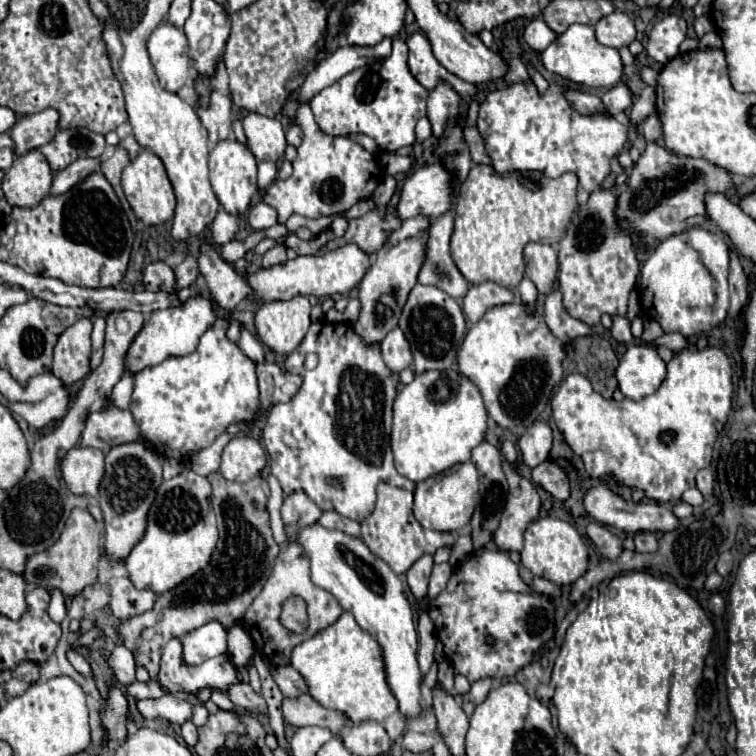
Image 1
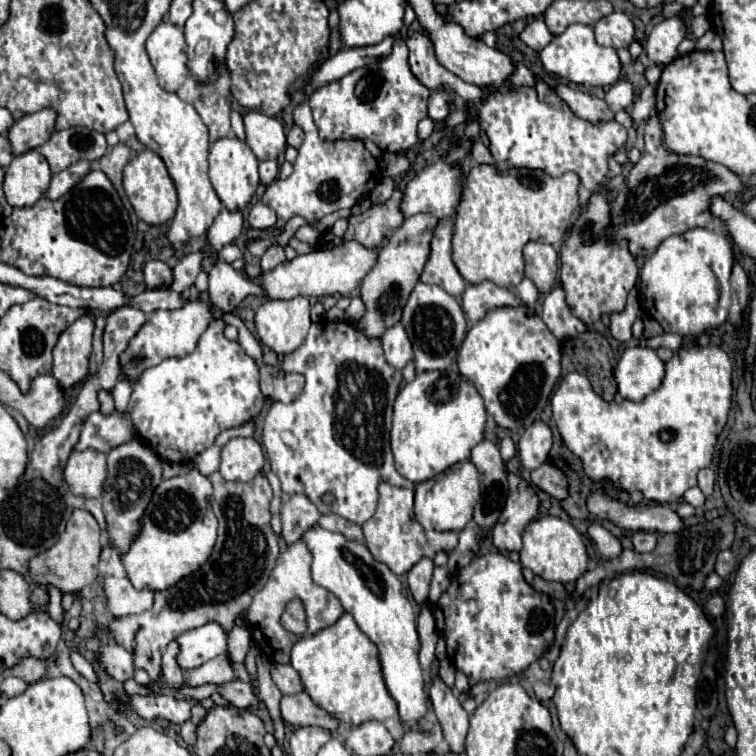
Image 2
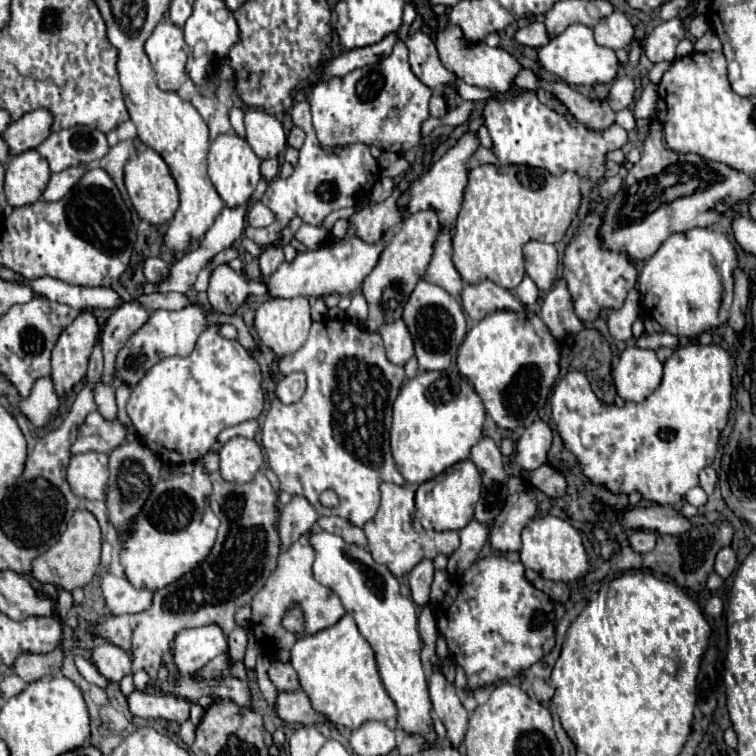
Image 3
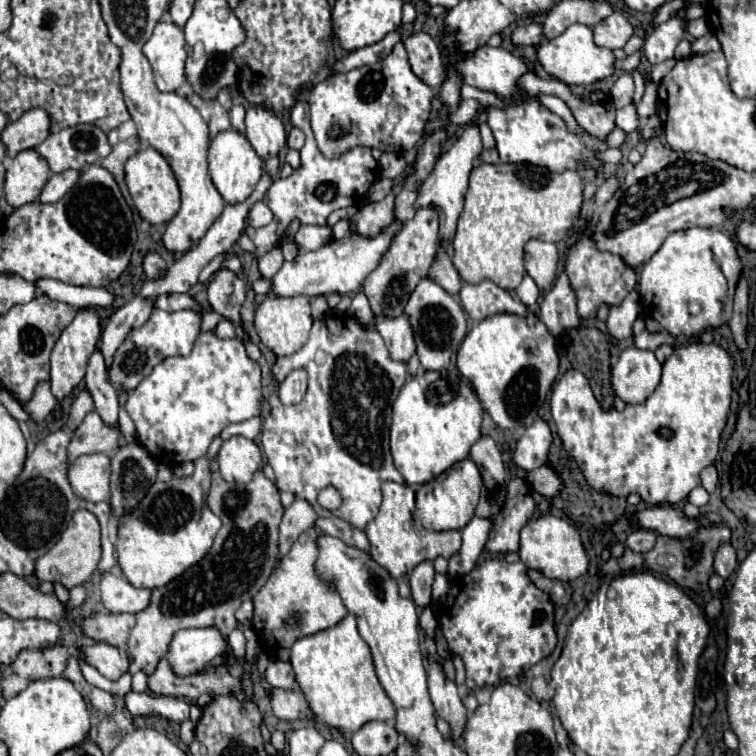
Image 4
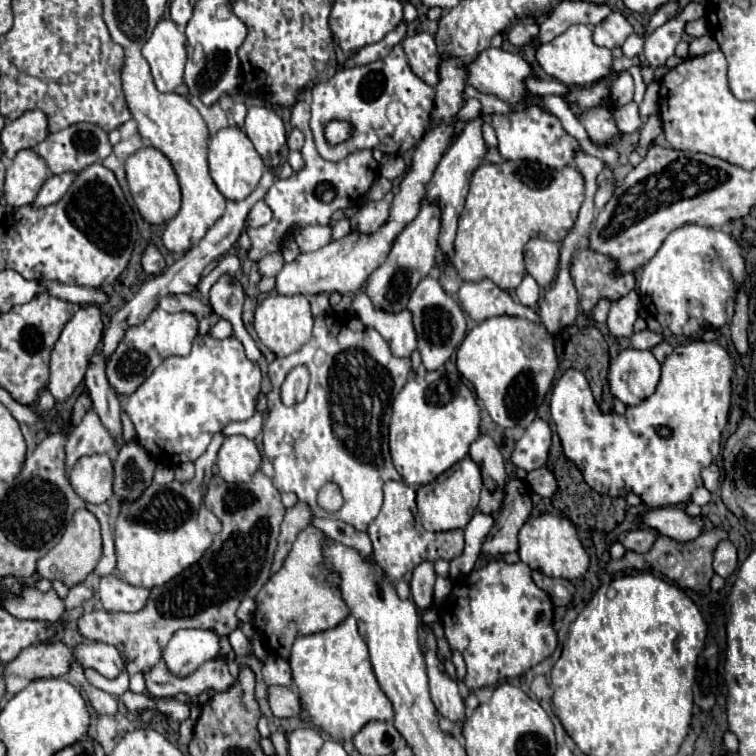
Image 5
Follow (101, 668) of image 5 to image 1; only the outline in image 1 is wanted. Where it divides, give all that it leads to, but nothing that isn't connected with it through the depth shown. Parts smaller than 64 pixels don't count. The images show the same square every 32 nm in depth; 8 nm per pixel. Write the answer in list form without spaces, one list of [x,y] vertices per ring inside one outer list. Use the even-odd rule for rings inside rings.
[[[114,646],[114,650],[106,654],[106,662],[114,670],[114,678],[120,684],[128,686],[136,682],[136,662],[132,652],[126,646]]]

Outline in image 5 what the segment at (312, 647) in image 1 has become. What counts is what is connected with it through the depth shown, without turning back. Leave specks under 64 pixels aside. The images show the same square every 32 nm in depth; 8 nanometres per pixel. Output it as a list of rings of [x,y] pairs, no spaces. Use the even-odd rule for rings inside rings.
[[[348,616],[330,630],[298,636],[288,662],[292,666],[294,684],[300,690],[306,714],[312,724],[320,726],[330,738],[350,740],[366,722],[394,718],[392,702],[382,692],[374,676],[368,646],[358,634],[354,616]]]

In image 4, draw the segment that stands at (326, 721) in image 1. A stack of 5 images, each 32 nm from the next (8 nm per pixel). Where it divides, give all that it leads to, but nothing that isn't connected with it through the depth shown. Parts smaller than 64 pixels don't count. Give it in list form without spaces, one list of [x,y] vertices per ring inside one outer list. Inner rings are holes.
[[[272,690],[272,710],[280,720],[294,722],[294,720],[314,720],[308,702],[300,690]]]

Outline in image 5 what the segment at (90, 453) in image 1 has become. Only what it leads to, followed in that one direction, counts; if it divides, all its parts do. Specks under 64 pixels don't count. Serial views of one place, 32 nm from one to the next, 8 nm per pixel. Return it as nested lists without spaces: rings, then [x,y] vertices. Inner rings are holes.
[[[106,454],[82,456],[70,470],[74,492],[92,504],[102,504],[112,498],[112,460]]]

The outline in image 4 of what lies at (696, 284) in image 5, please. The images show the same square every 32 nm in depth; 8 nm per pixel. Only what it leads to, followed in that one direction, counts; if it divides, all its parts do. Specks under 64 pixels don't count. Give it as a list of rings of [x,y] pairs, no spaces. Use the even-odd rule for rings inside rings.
[[[693,227],[690,230],[672,232],[660,250],[642,266],[638,278],[638,292],[646,312],[672,336],[698,336],[704,330],[718,328],[730,320],[734,286],[740,278],[742,266],[736,252],[736,244],[724,232],[712,228]],[[712,248],[712,250],[710,250]],[[720,260],[720,266],[716,264]],[[722,272],[724,274],[722,274]],[[726,276],[726,278],[724,278]],[[728,280],[728,300],[726,298]],[[724,304],[724,322],[722,322]]]

